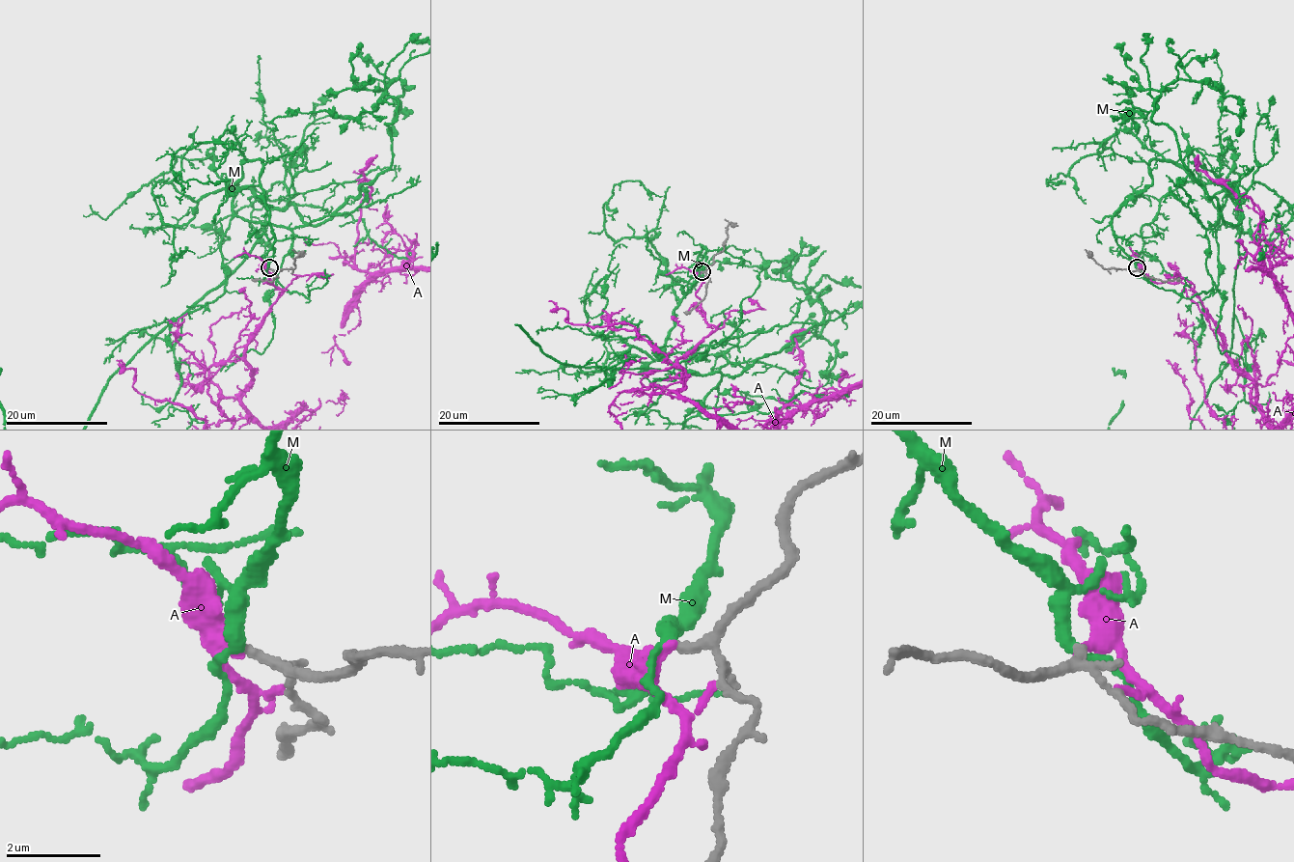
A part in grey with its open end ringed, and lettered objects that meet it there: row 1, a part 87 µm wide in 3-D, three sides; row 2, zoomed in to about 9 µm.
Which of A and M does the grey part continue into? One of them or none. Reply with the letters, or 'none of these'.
M

